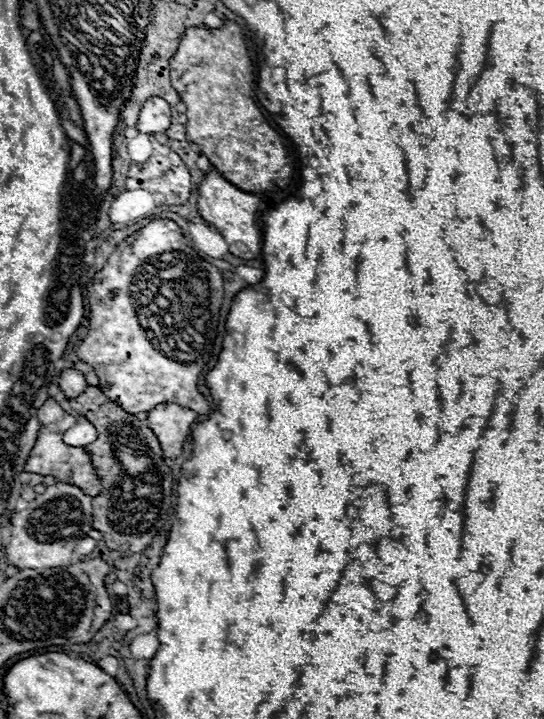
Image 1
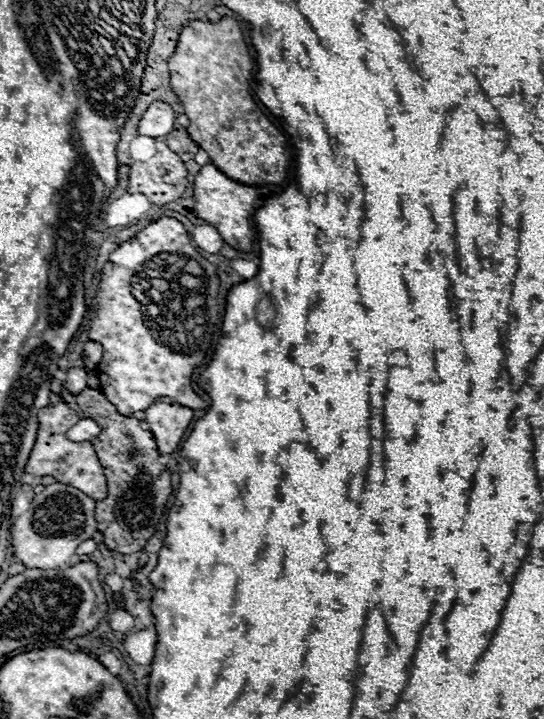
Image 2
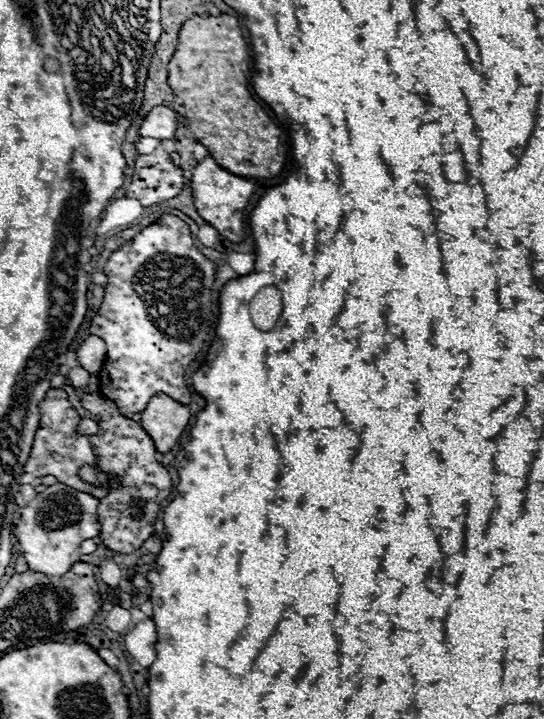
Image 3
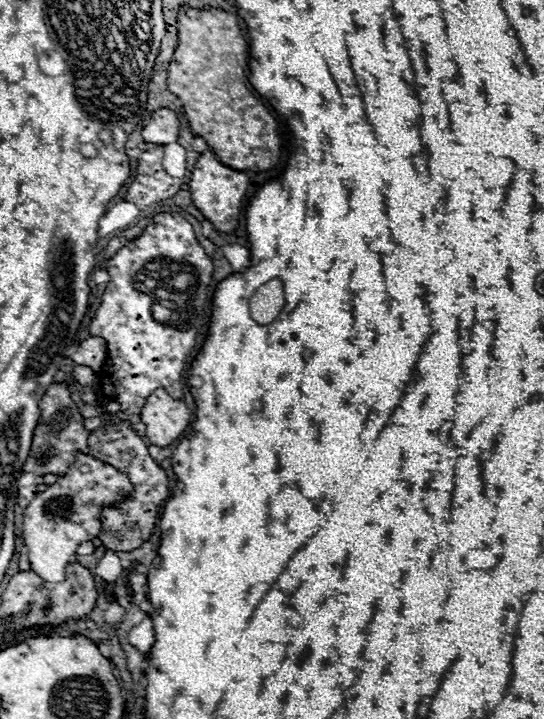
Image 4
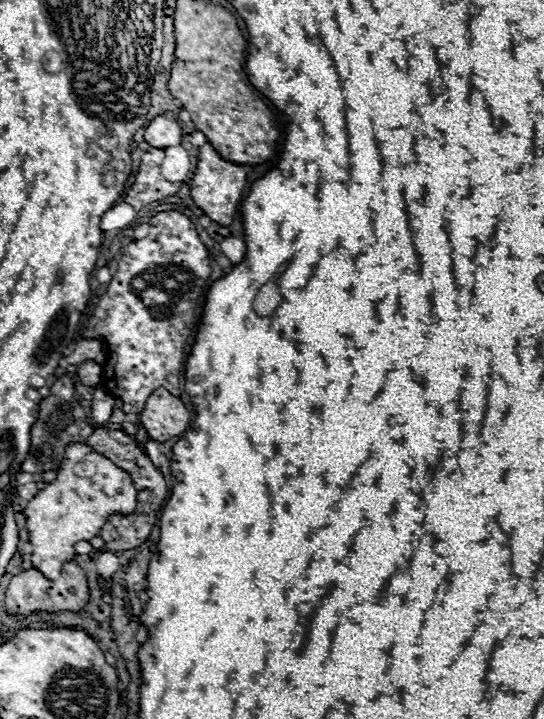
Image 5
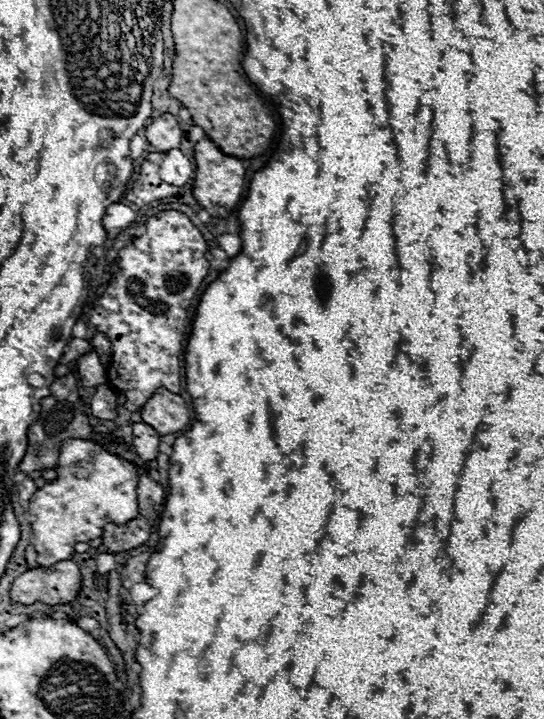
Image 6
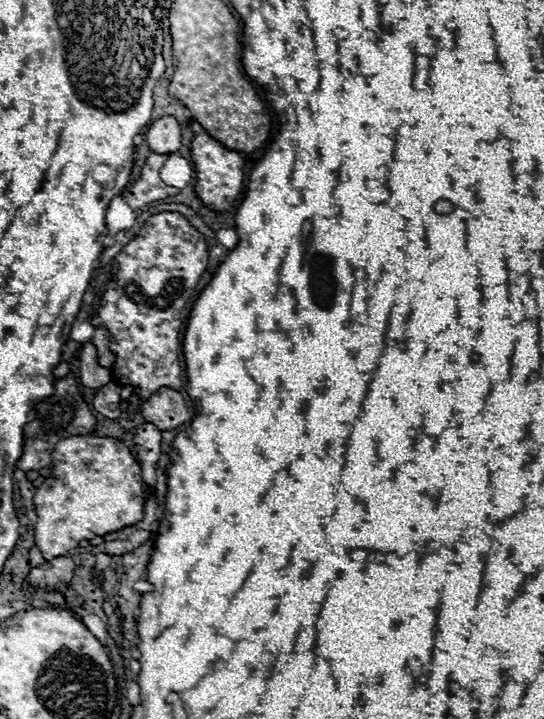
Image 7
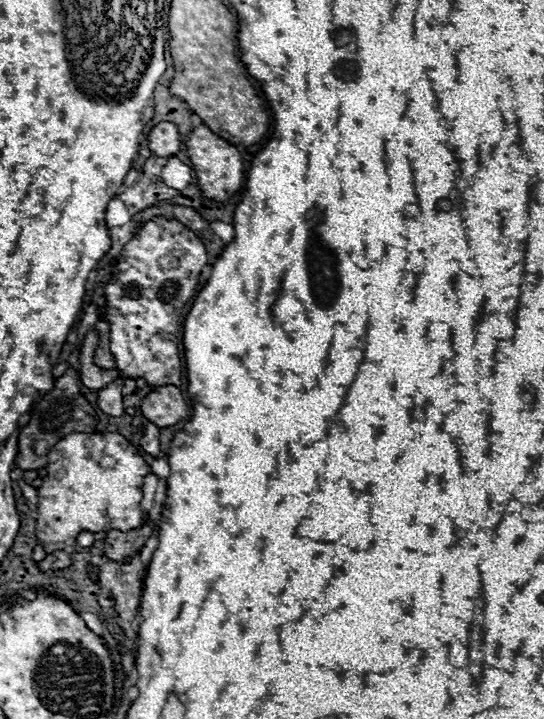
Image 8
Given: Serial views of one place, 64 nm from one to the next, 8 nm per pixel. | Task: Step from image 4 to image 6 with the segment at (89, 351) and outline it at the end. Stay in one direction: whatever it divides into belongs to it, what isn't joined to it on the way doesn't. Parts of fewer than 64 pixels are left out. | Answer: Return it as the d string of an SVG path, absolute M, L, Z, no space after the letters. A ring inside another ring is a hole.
M74 338L74 340L70 340L70 344L68 344L68 351L63 354L61 362L67 363L70 362L70 360L78 360L78 358L80 358L86 350L92 350L90 342Z

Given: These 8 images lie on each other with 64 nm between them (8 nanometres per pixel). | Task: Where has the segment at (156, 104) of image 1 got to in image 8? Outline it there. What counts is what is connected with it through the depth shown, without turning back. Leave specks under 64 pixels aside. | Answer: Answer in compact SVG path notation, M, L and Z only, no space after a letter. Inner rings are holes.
M160 122L156 124L148 134L148 148L154 156L176 156L180 152L180 132L172 122Z

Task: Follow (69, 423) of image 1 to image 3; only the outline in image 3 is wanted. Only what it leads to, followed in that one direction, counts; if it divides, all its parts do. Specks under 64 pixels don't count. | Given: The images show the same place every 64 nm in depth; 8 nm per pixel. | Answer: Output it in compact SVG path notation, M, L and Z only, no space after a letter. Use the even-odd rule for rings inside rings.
M50 388L46 392L46 398L40 402L40 428L36 430L32 452L30 452L30 458L24 466L24 470L38 476L38 478L48 476L48 474L56 476L58 482L64 482L74 488L84 488L84 490L92 492L94 496L108 496L106 490L94 490L88 484L80 482L80 478L76 474L80 464L84 464L84 462L96 464L88 436L76 432L78 424L80 424L80 414L68 402L68 394L60 388Z

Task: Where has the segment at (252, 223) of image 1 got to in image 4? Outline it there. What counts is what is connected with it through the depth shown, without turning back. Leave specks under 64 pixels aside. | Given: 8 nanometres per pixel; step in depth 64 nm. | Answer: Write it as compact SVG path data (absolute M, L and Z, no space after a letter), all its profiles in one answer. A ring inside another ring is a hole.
M206 150L200 154L188 184L190 184L194 206L204 214L206 220L210 220L214 224L214 228L218 228L222 232L232 232L238 226L238 214L242 210L240 206L244 206L246 188L250 184L248 176L244 172L220 164L216 154L212 150Z

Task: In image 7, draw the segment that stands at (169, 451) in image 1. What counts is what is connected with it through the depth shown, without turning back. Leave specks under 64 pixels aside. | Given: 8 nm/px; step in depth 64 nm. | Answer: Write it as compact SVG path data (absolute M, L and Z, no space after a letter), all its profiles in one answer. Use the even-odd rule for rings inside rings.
M166 386L158 388L158 392L144 400L140 412L144 420L154 424L158 430L174 430L192 418L184 404L182 394Z

